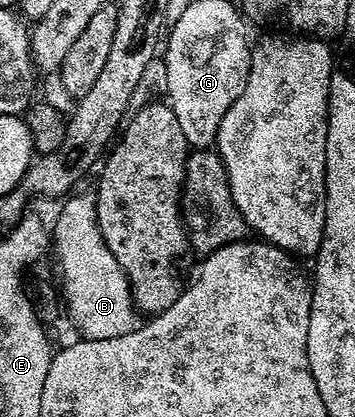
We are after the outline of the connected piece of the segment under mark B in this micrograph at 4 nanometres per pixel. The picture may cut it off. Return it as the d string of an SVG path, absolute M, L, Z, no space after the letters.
M71 194L65 200L66 204L58 211L58 220L52 223L52 251L58 254L56 266L61 271L67 272L71 279L64 285L64 293L61 298L66 302L70 310L70 319L82 330L81 334L88 339L107 339L108 337L120 337L124 333L133 331L139 326L140 317L136 310L134 297L131 294L130 282L118 263L116 257L108 249L104 237L98 228L98 209L95 196Z

